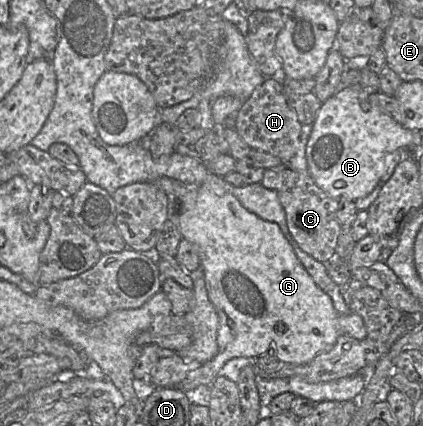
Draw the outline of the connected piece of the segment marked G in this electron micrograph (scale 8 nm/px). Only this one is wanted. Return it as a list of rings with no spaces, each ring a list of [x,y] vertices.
[[[201,185],[198,188],[186,192],[180,198],[178,228],[182,238],[197,248],[208,298],[219,318],[218,353],[199,368],[190,371],[178,388],[186,392],[201,385],[211,385],[220,369],[232,358],[257,359],[269,355],[280,363],[304,364],[330,350],[341,335],[339,314],[331,297],[317,286],[301,264],[278,224],[250,212],[231,194],[220,196],[209,186]]]

